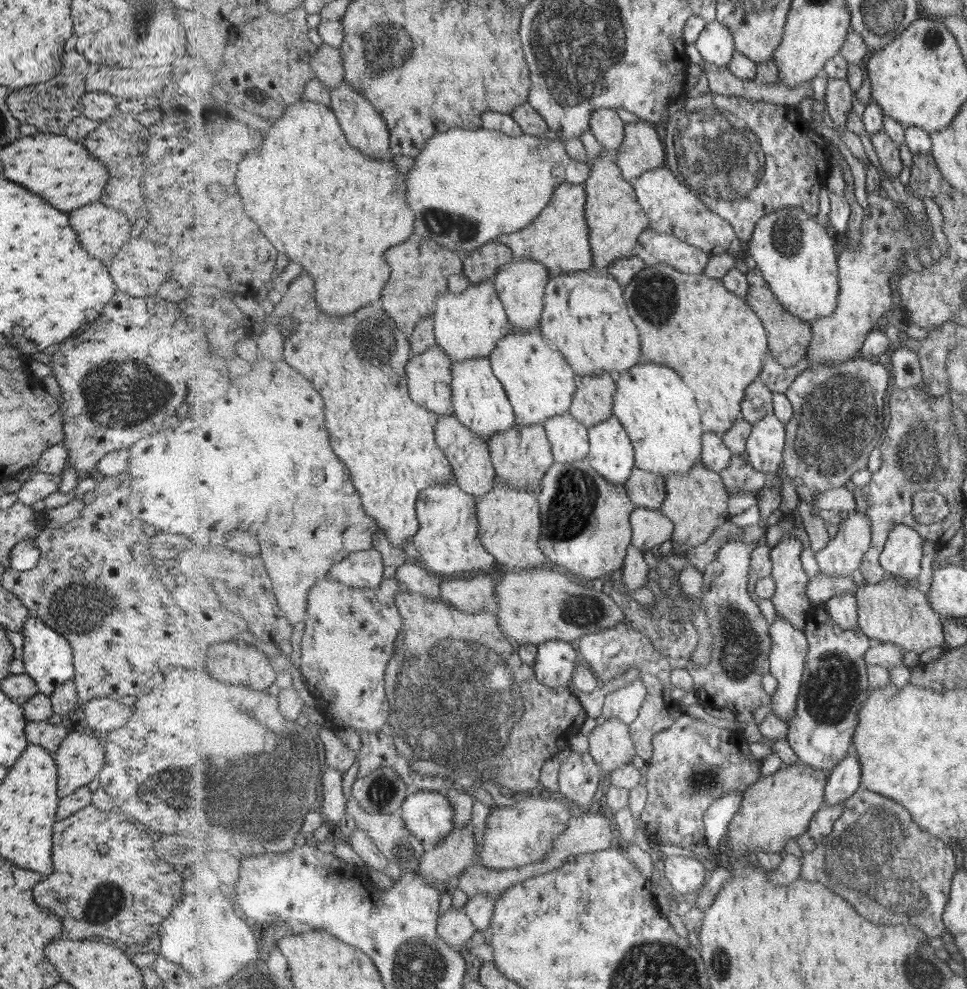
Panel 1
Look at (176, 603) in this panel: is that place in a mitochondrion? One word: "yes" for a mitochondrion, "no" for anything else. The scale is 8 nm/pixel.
no

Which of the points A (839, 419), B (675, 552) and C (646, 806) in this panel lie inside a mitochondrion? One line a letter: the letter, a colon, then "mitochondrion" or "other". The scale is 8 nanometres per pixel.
A: mitochondrion
B: other
C: other

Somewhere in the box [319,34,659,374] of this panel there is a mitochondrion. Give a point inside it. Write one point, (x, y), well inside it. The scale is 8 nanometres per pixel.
(436, 220)

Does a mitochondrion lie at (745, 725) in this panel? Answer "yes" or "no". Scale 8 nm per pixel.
no

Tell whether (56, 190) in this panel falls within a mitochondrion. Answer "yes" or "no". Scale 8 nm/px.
no

